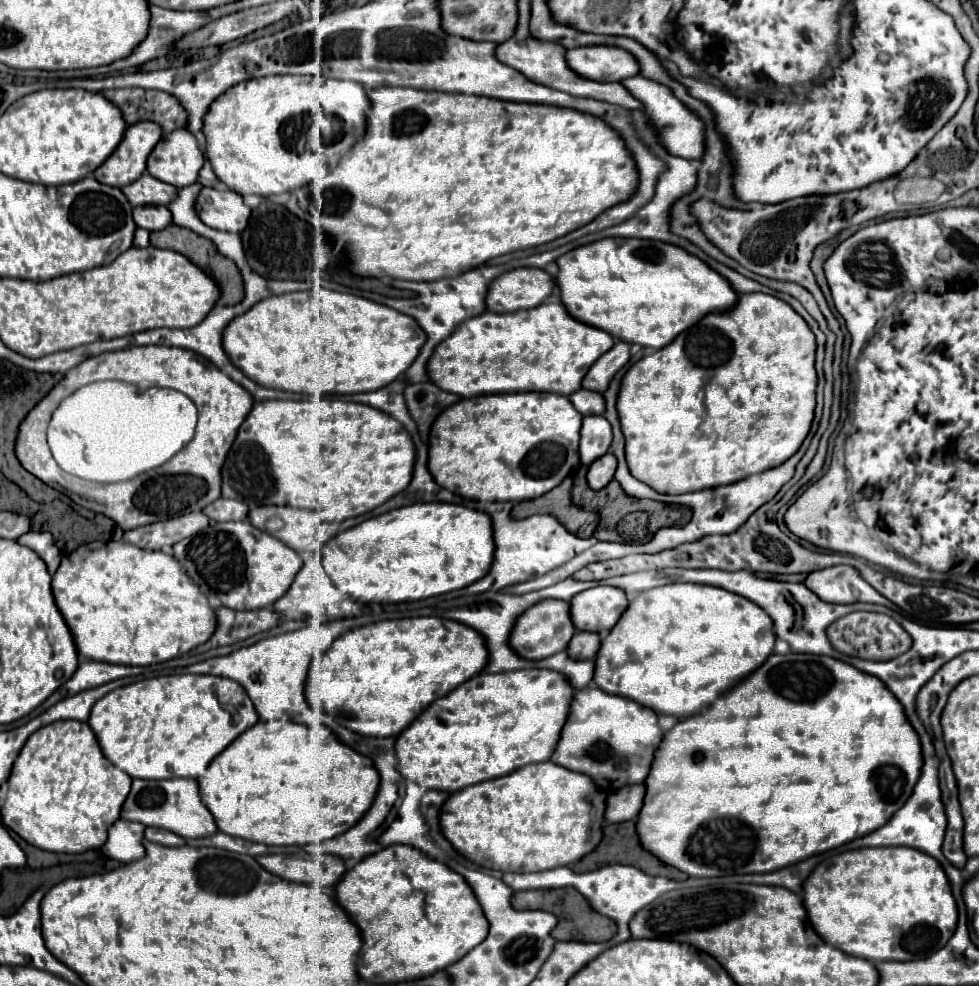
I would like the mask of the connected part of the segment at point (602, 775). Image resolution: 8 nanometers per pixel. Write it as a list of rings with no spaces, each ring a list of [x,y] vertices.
[[[585,687],[573,695],[567,721],[549,761],[589,775],[601,791],[605,787],[607,791],[615,791],[623,785],[645,781],[659,739],[663,739],[663,731],[655,711],[643,709],[643,705],[635,705],[635,701],[623,697],[611,697],[597,687]]]

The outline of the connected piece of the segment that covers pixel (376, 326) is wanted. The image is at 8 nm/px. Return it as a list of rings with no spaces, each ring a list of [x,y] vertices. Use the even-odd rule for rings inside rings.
[[[315,285],[311,291],[271,295],[251,311],[235,317],[221,333],[221,345],[231,363],[259,385],[303,395],[347,395],[381,389],[405,373],[425,341],[423,329],[411,317],[369,299],[337,293]]]

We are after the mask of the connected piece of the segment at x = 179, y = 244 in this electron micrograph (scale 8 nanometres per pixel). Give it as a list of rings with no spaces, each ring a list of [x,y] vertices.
[[[169,225],[163,231],[153,231],[149,239],[151,239],[151,245],[153,247],[173,249],[177,253],[183,253],[191,263],[197,263],[203,269],[203,273],[211,275],[211,279],[217,283],[217,287],[221,291],[219,305],[233,305],[233,303],[239,303],[241,301],[241,297],[243,297],[243,285],[241,285],[239,269],[235,267],[235,263],[231,259],[223,257],[209,239],[205,239],[205,237],[201,237],[201,235],[197,235],[197,233],[189,231],[189,229],[183,229],[179,225]]]

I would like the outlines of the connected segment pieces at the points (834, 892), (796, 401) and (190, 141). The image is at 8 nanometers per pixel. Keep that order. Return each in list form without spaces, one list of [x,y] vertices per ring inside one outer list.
[[[863,847],[863,849],[845,851],[845,853],[835,855],[831,865],[815,867],[813,873],[807,877],[807,881],[803,883],[803,905],[807,909],[807,917],[813,925],[813,929],[817,931],[817,935],[823,941],[831,943],[833,947],[837,947],[839,951],[867,959],[867,961],[873,961],[873,963],[879,963],[879,961],[911,961],[915,957],[929,957],[931,953],[939,951],[943,945],[947,945],[947,941],[951,939],[951,933],[955,933],[957,907],[955,907],[955,899],[951,895],[949,881],[945,877],[947,875],[943,875],[941,865],[933,857],[927,857],[927,853],[919,853],[917,849],[911,849],[911,847]]]
[[[745,293],[739,297],[735,307],[731,307],[729,311],[705,315],[697,325],[679,333],[667,347],[655,351],[653,355],[639,359],[623,375],[621,391],[617,397],[617,411],[619,411],[621,431],[625,435],[625,455],[627,455],[627,465],[631,469],[631,475],[651,485],[659,493],[677,495],[677,493],[719,487],[723,483],[729,485],[743,477],[749,477],[759,471],[767,471],[771,467],[781,465],[801,447],[803,439],[807,437],[811,429],[813,409],[815,409],[815,387],[817,387],[817,373],[815,373],[813,363],[815,363],[815,335],[811,333],[803,317],[797,315],[785,301],[779,301],[765,293]]]
[[[187,129],[163,135],[147,157],[147,171],[177,189],[193,185],[203,167],[203,151]]]

